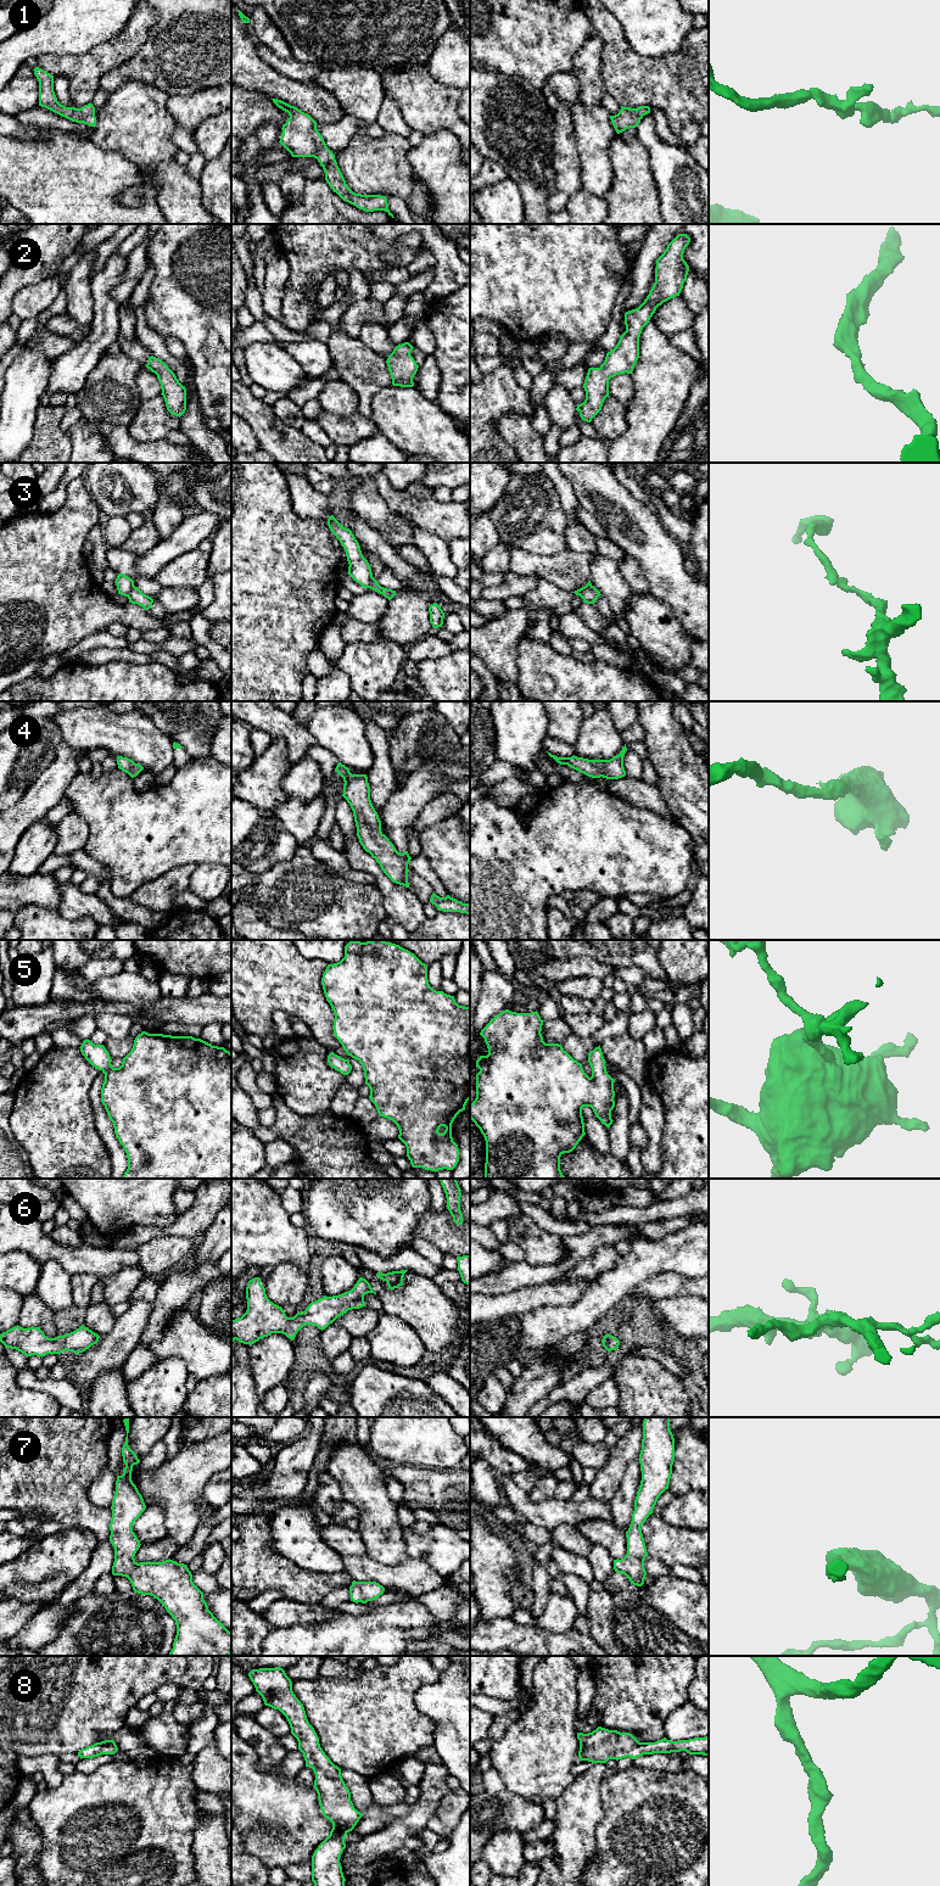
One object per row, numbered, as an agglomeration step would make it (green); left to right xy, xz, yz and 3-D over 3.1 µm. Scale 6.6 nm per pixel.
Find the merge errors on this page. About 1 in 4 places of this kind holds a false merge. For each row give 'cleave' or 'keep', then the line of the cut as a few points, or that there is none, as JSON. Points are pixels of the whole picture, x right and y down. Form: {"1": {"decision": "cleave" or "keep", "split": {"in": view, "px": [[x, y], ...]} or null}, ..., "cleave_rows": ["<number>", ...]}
{"1": {"decision": "keep", "split": null}, "2": {"decision": "keep", "split": null}, "3": {"decision": "cleave", "split": {"in": "xy", "px": [[134, 586], [127, 595]]}}, "4": {"decision": "keep", "split": null}, "5": {"decision": "keep", "split": null}, "6": {"decision": "keep", "split": null}, "7": {"decision": "keep", "split": null}, "8": {"decision": "keep", "split": null}, "cleave_rows": ["3"]}

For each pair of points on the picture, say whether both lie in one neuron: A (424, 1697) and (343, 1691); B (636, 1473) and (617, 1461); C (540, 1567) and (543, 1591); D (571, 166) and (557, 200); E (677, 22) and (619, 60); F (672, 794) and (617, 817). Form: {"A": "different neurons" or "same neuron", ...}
{"A": "different neurons", "B": "different neurons", "C": "same neuron", "D": "same neuron", "E": "different neurons", "F": "different neurons"}

